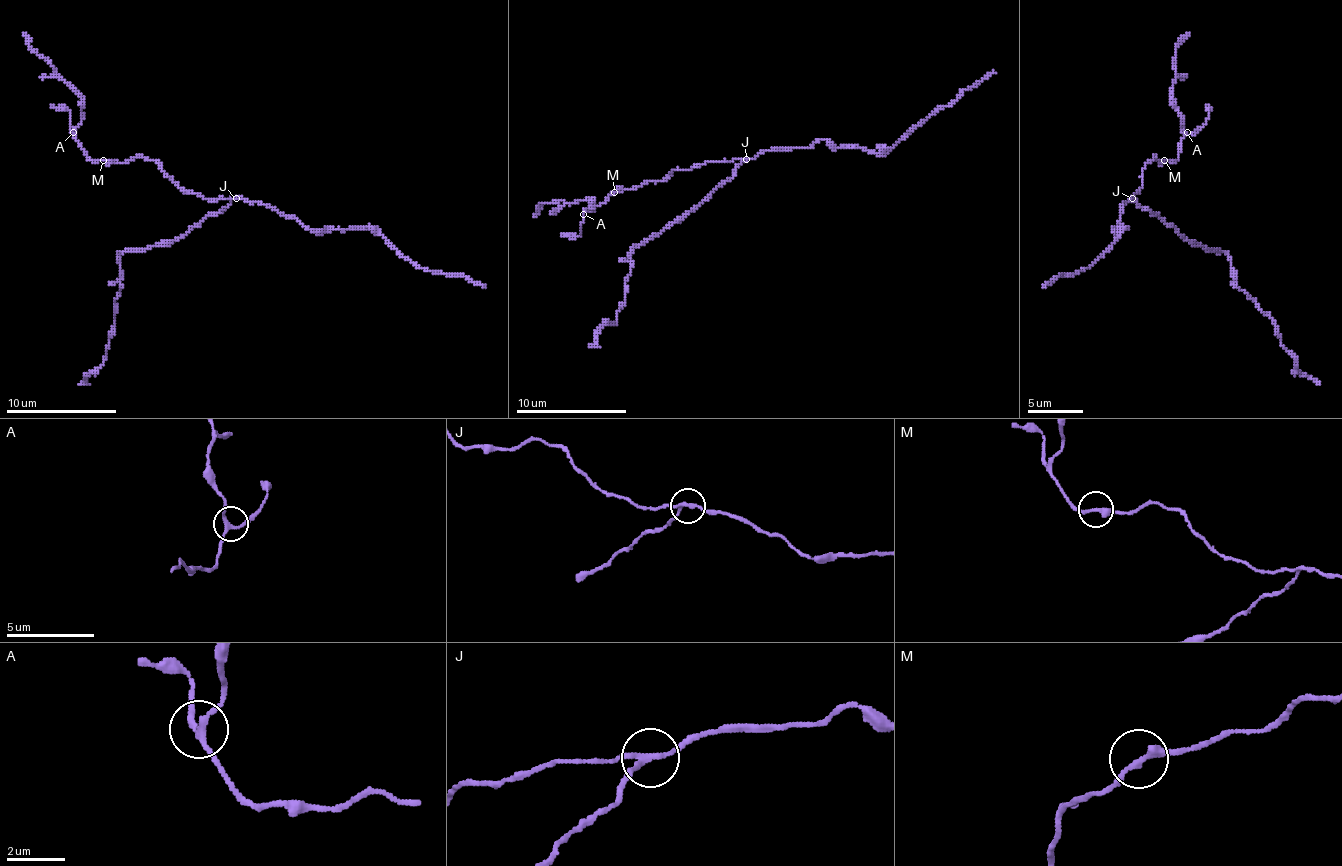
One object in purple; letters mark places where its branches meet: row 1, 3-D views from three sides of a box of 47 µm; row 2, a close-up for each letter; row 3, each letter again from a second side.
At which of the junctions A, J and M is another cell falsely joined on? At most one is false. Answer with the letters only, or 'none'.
J

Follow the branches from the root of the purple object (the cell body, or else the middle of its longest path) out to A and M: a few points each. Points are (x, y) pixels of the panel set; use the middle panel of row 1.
A: (738, 164), (738, 159), (733, 159), (672, 170), (661, 181), (617, 189), (600, 206), (583, 214)
M: (738, 164), (738, 159), (694, 164), (689, 170), (672, 170), (661, 181), (644, 181), (639, 186), (614, 192)

